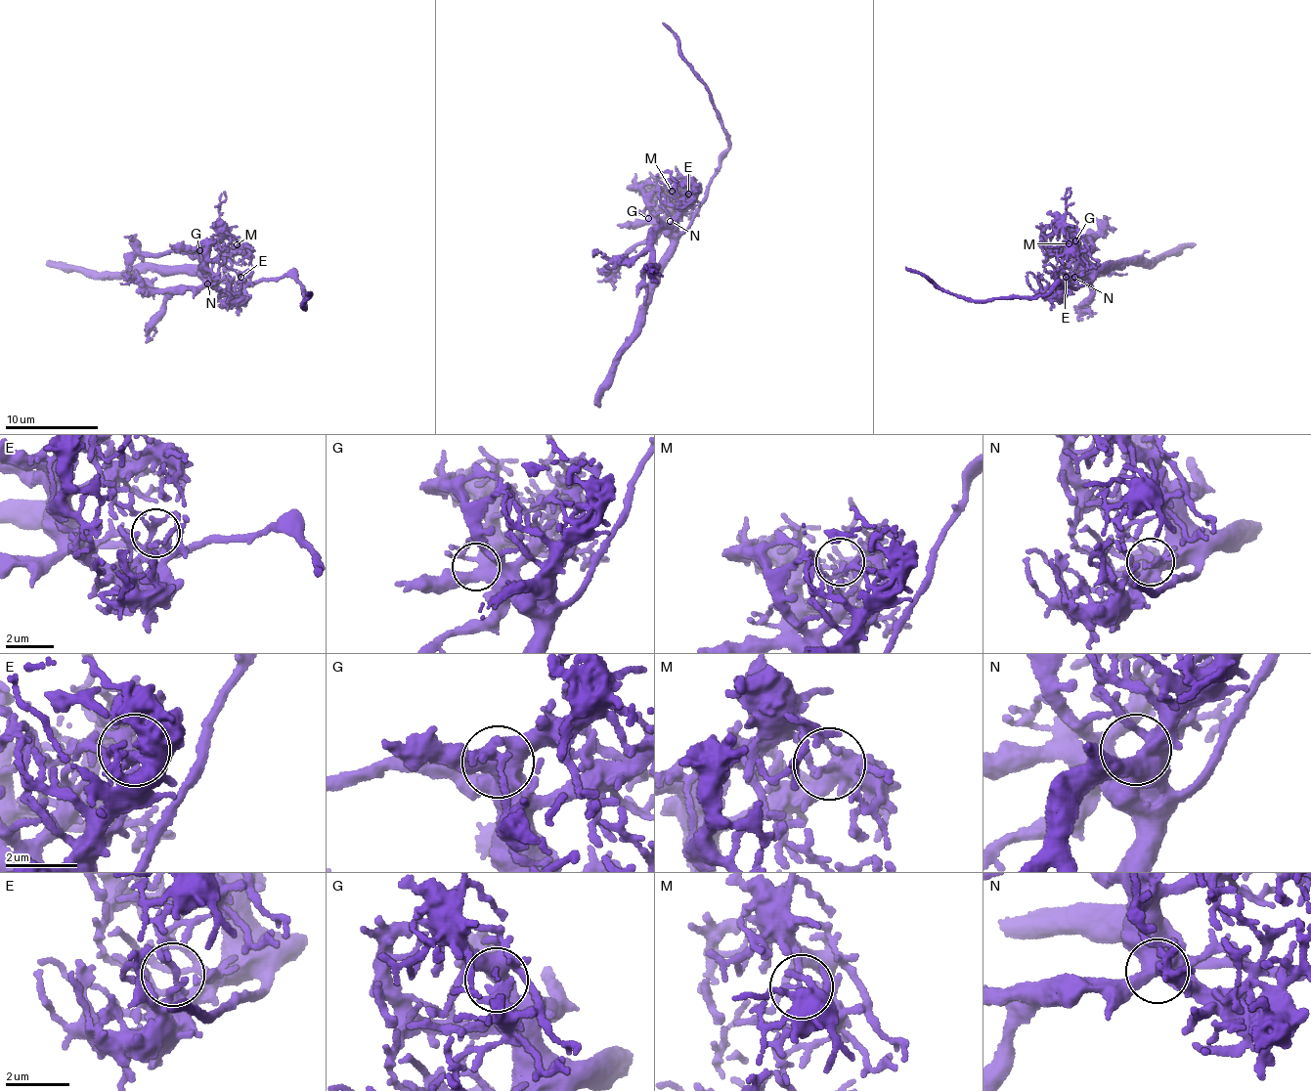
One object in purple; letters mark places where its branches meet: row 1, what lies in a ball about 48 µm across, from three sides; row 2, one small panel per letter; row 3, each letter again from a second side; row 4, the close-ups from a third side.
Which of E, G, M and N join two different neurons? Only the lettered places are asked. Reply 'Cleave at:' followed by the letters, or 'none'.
Cleave at: none

